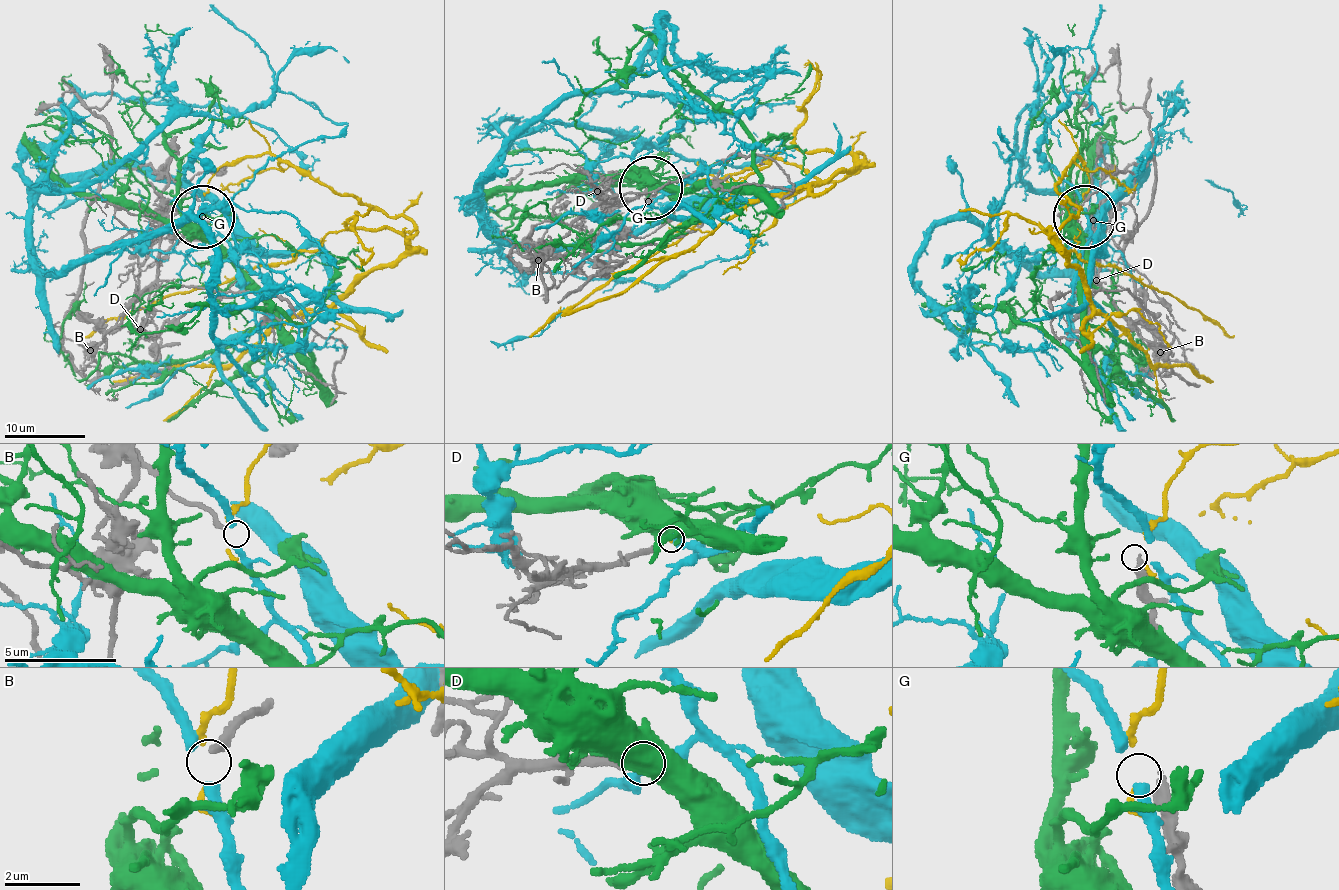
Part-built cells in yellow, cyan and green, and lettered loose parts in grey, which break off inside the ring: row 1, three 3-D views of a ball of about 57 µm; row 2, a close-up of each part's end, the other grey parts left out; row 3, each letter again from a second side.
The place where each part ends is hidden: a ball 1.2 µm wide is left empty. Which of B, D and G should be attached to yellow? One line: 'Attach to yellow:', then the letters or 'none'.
Attach to yellow: none

